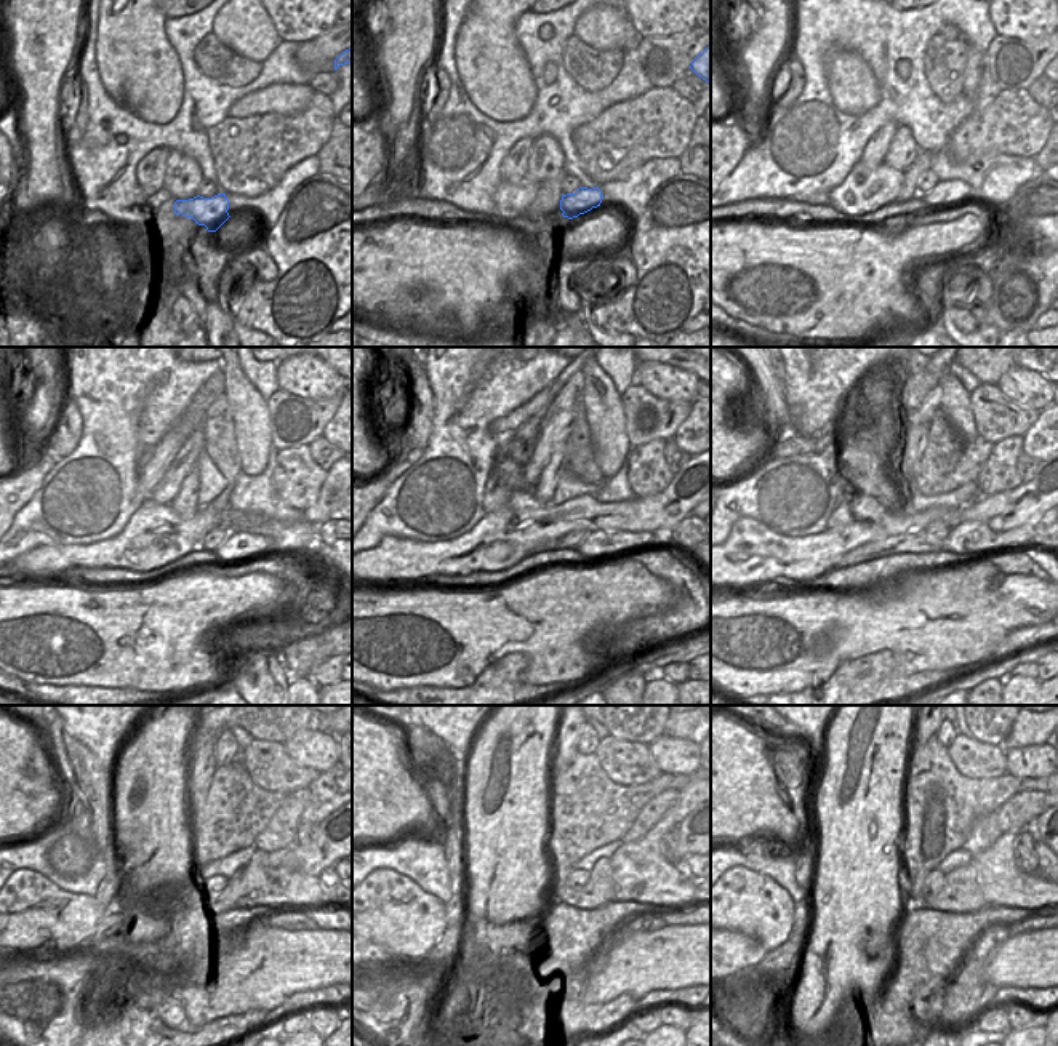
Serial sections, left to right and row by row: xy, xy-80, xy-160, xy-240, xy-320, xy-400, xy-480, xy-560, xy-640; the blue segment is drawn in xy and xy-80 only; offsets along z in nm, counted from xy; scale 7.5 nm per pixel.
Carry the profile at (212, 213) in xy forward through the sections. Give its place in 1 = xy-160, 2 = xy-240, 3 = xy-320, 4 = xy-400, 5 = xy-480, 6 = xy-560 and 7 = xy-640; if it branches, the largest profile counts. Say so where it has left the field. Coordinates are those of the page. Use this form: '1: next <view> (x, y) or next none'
1: next xy-160 (946, 192)
2: next xy-240 (239, 546)
3: next xy-320 (599, 544)
4: next xy-400 (972, 538)
5: next xy-480 (263, 882)
6: next xy-560 (641, 874)
7: next xy-640 (1002, 883)

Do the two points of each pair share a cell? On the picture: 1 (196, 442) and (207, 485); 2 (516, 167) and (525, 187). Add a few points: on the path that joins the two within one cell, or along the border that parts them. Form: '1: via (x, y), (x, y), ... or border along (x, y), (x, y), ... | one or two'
1: border along (204, 448), (194, 466) | two
2: border along (527, 173), (520, 179), (503, 181) | two

